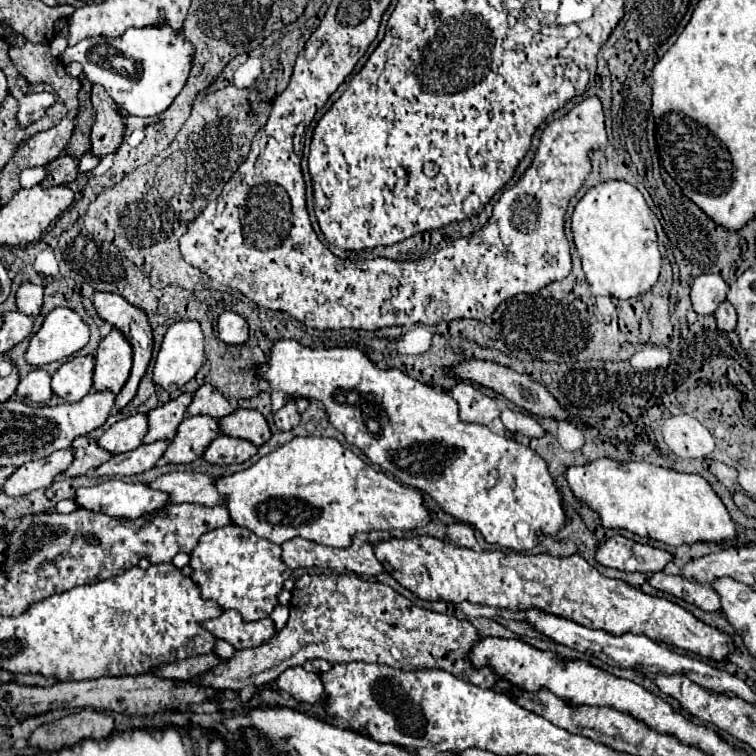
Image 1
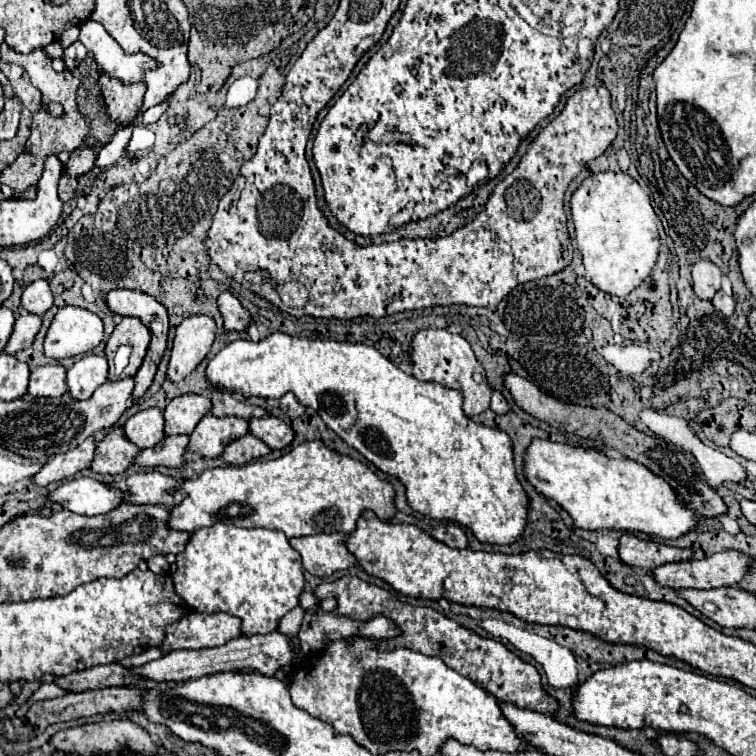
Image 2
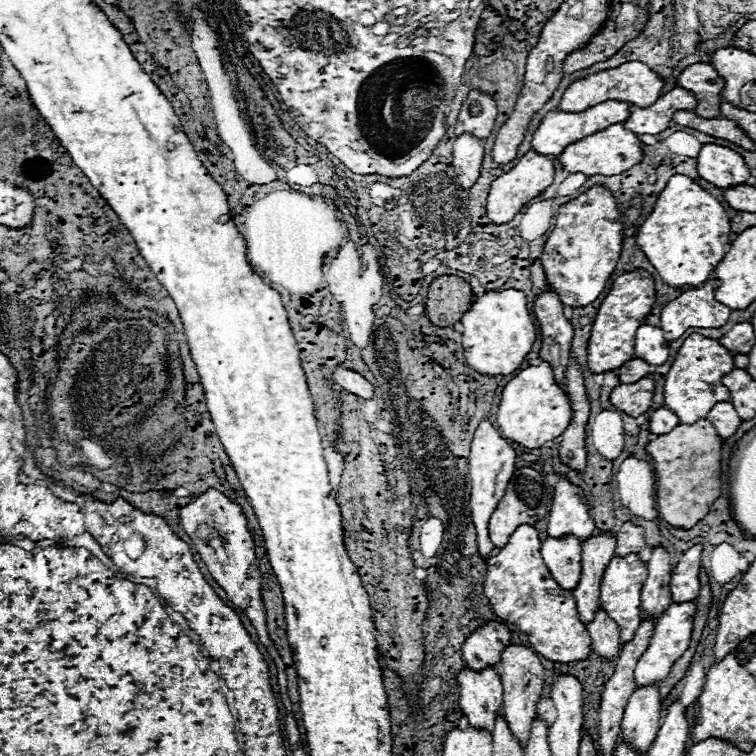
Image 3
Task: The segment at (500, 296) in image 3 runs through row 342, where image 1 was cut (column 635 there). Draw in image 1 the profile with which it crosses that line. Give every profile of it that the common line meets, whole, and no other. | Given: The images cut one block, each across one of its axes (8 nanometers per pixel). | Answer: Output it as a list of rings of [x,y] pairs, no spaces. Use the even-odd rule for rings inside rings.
[[[608,458],[568,468],[566,480],[576,498],[600,514],[604,528],[624,528],[638,536],[682,546],[692,542],[726,542],[738,536],[738,524],[698,474],[658,468],[648,462],[614,462]]]

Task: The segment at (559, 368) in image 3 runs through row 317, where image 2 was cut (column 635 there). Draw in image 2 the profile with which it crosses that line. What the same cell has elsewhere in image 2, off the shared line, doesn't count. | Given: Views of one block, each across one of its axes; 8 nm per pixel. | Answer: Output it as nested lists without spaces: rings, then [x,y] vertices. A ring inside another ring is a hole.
[[[622,534],[620,538],[620,560],[630,566],[642,566],[642,568],[656,568],[668,562],[676,560],[690,560],[692,550],[690,548],[676,548],[676,546],[666,546],[658,544],[654,540],[642,540],[634,534]]]

